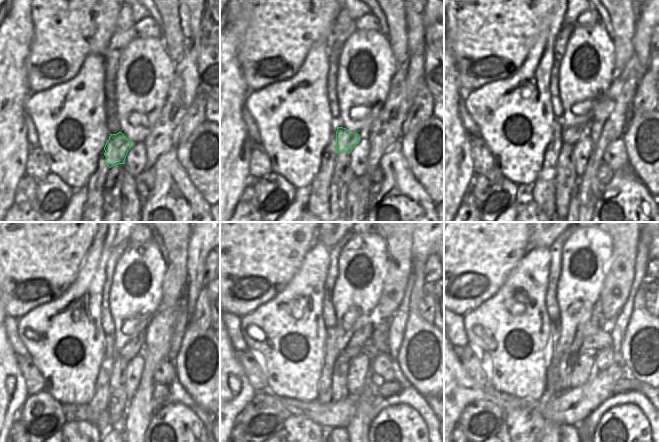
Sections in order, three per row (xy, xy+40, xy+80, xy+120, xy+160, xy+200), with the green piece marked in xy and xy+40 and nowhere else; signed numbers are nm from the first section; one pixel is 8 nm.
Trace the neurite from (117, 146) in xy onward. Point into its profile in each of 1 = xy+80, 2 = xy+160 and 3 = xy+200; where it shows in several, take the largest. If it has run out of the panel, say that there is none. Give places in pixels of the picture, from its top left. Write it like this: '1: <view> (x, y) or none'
1: xy+80 (570, 134)
2: xy+160 (356, 344)
3: xy+200 (589, 328)

